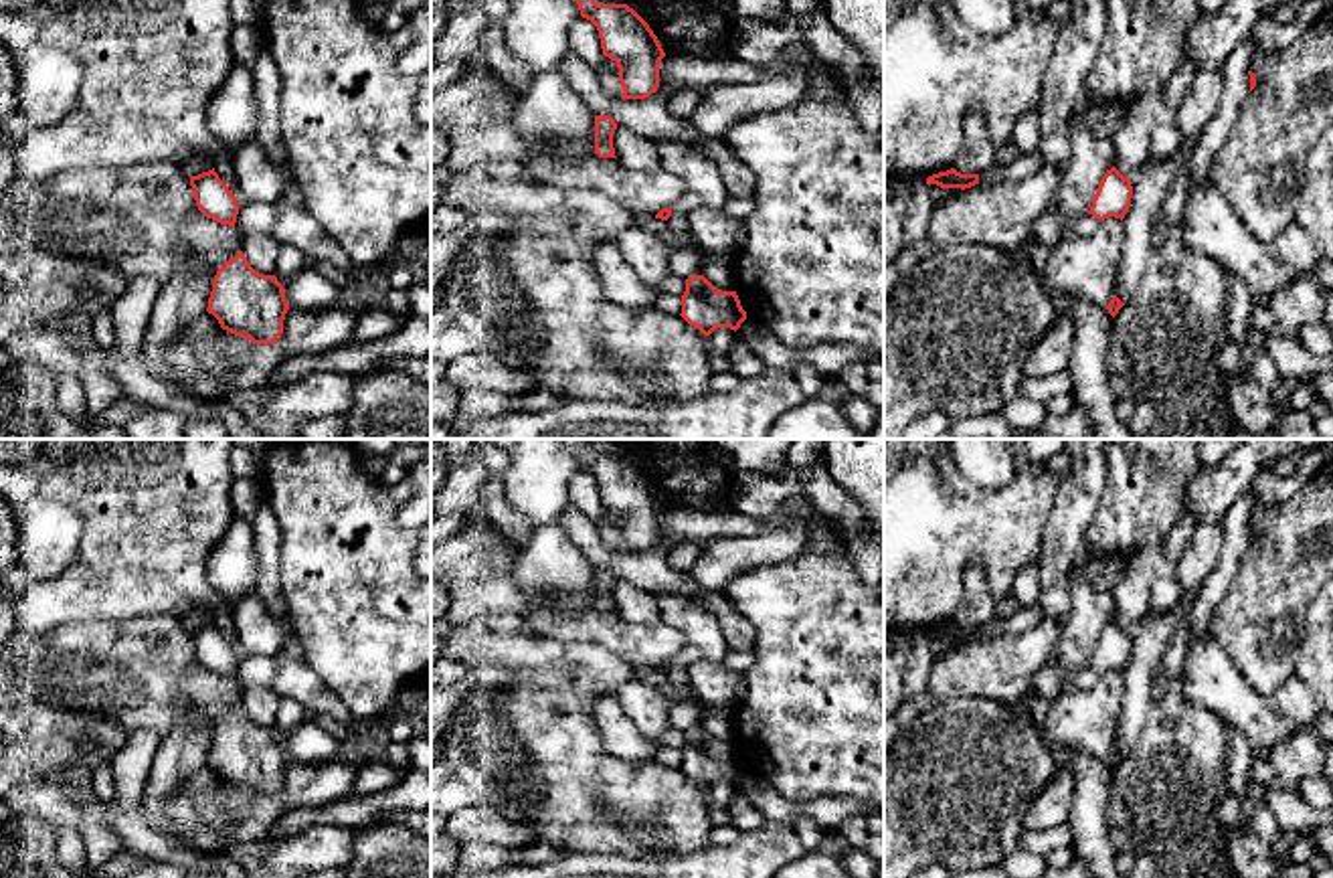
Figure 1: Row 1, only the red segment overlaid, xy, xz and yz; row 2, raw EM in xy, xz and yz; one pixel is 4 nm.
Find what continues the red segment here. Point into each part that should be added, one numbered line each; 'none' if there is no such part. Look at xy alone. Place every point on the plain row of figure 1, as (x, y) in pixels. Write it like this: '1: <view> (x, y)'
none

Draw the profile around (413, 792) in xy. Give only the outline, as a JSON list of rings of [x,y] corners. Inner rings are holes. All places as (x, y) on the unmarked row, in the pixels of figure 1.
[[[411,769],[386,791],[342,799],[324,807],[285,811],[271,827],[269,838],[293,838],[318,825],[366,827],[398,811],[431,809],[431,771]]]

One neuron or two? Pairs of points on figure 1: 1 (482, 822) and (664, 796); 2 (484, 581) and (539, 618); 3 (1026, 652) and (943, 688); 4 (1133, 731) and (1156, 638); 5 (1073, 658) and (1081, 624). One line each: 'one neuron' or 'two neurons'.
1: two neurons
2: two neurons
3: one neuron
4: one neuron
5: one neuron

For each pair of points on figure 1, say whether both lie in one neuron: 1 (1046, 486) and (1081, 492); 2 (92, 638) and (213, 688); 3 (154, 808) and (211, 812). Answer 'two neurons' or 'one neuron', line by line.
1: two neurons
2: one neuron
3: two neurons

